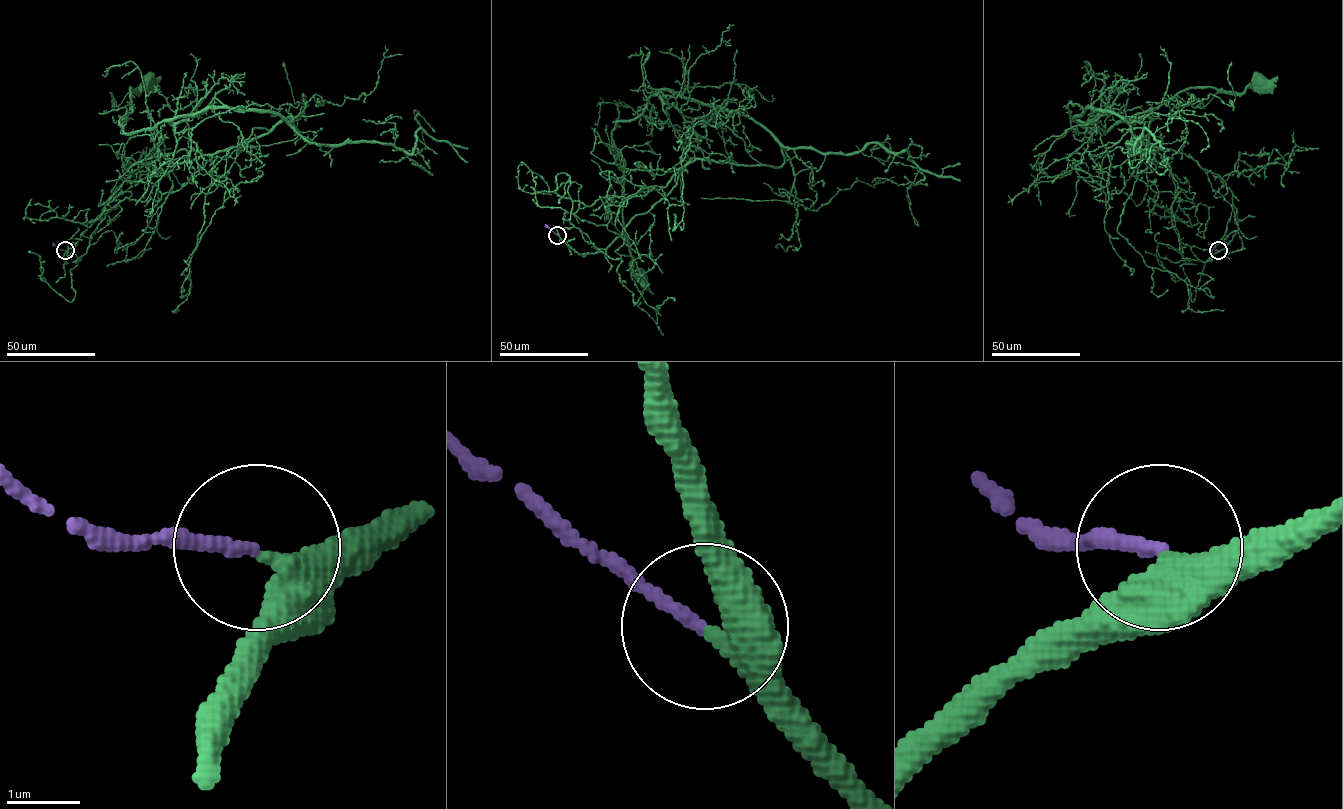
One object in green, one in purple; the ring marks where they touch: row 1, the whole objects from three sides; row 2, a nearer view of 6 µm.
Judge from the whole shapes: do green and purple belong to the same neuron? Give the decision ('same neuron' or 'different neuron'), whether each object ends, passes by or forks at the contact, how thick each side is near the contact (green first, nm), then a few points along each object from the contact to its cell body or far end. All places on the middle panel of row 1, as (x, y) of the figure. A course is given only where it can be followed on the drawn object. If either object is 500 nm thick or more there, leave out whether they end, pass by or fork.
same neuron; green ends there; purple ends there; 440 nm thick on the green side, 160 nm on the other; green runs (557, 235), (579, 254), (605, 249), (697, 159), (780, 167), (759, 124), (665, 90), (617, 122), (642, 276); purple runs (557, 235), (545, 224)

